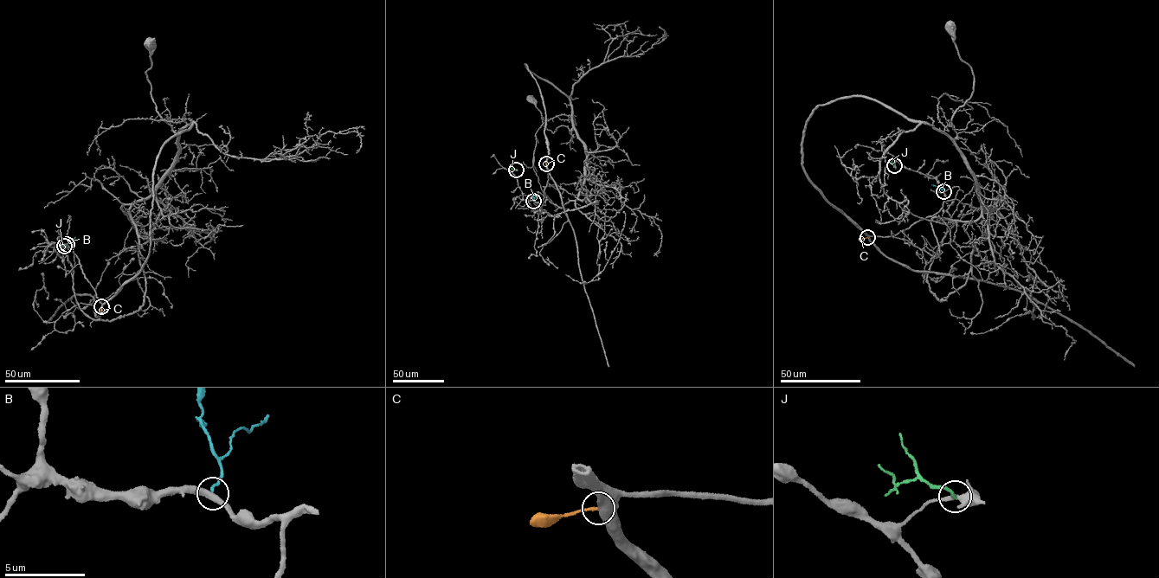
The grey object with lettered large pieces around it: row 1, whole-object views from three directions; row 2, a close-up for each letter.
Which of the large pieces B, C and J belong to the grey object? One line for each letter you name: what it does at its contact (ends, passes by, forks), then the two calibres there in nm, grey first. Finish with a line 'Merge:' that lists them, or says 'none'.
Merge: none

